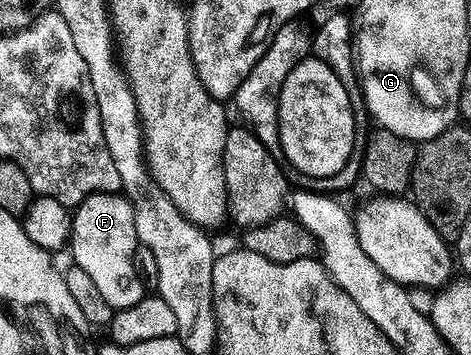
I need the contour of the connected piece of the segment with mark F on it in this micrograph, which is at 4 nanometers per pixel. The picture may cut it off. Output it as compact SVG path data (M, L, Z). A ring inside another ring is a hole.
M99 191L85 197L79 206L74 208L71 216L71 241L69 252L74 266L85 269L97 285L101 297L109 301L112 309L137 305L145 298L145 288L137 269L133 265L133 253L139 248L137 225L133 205L126 195L114 191Z

